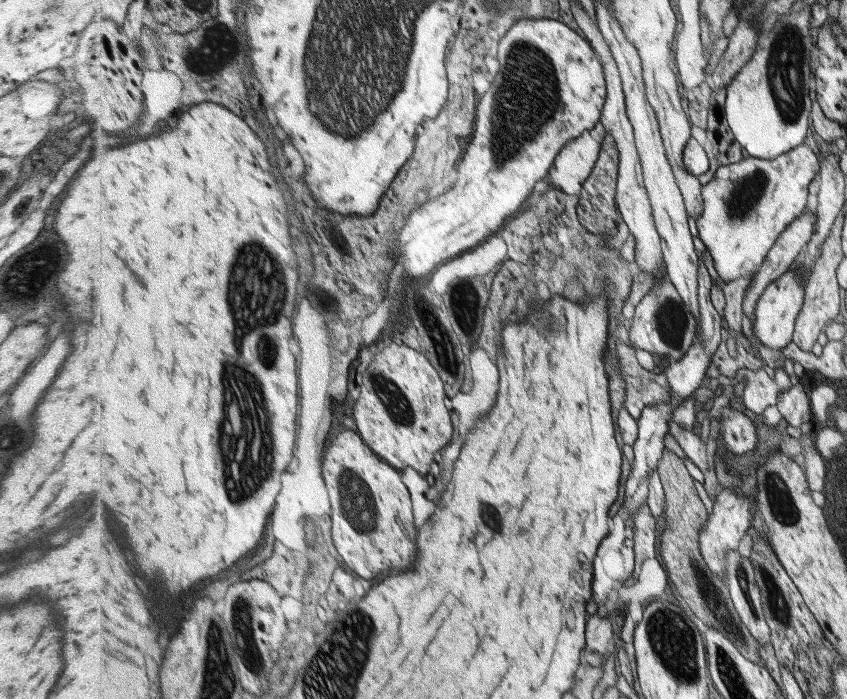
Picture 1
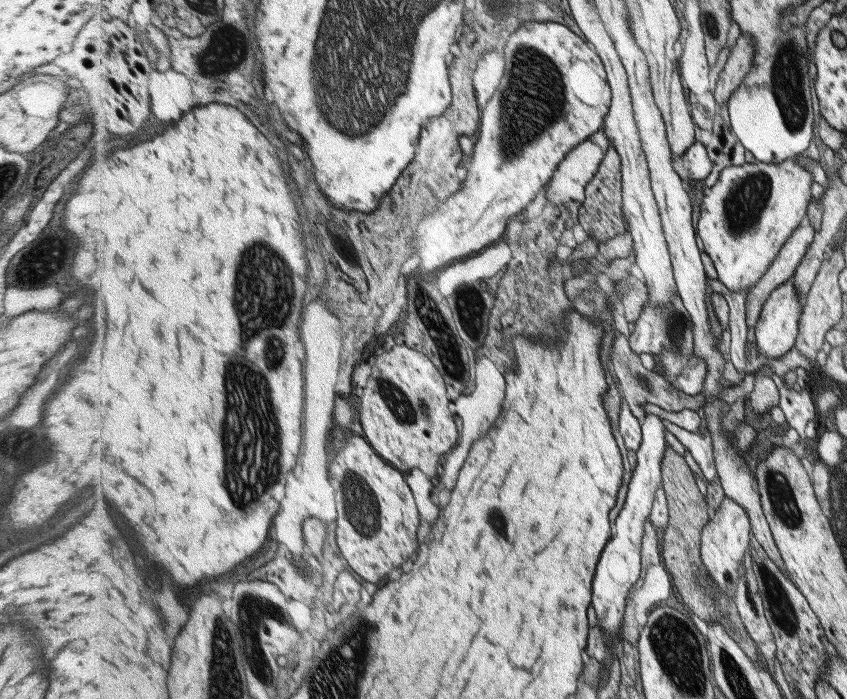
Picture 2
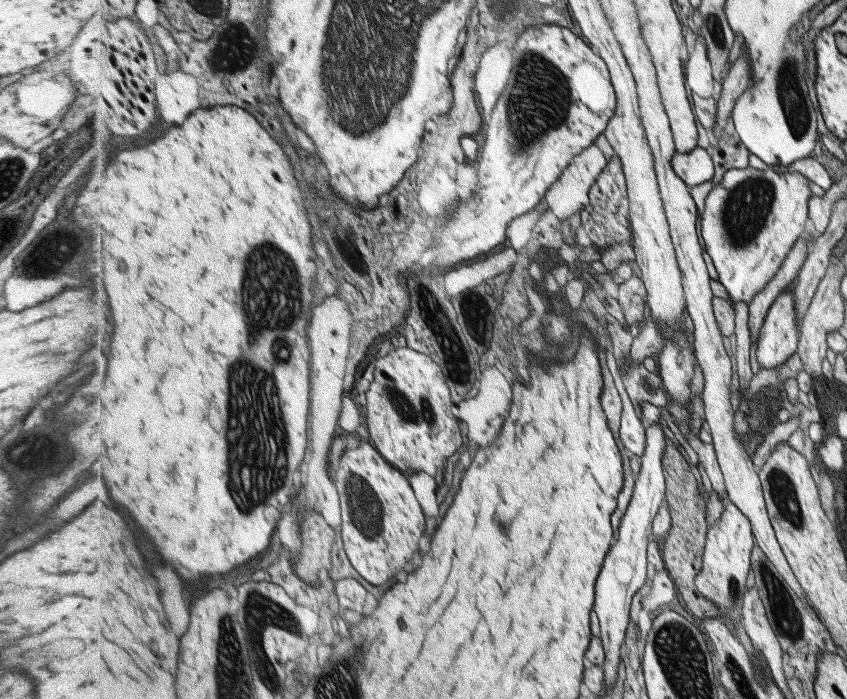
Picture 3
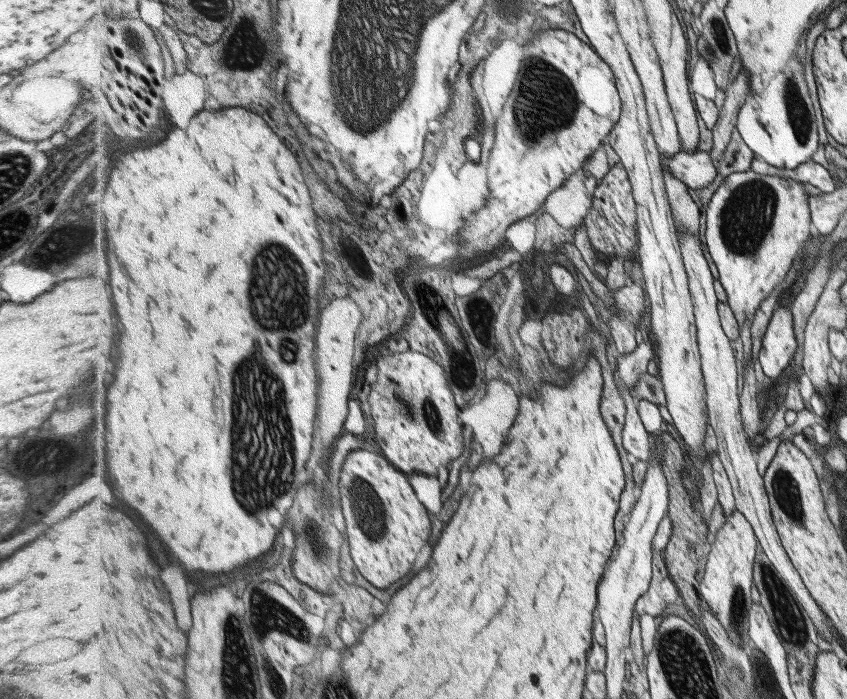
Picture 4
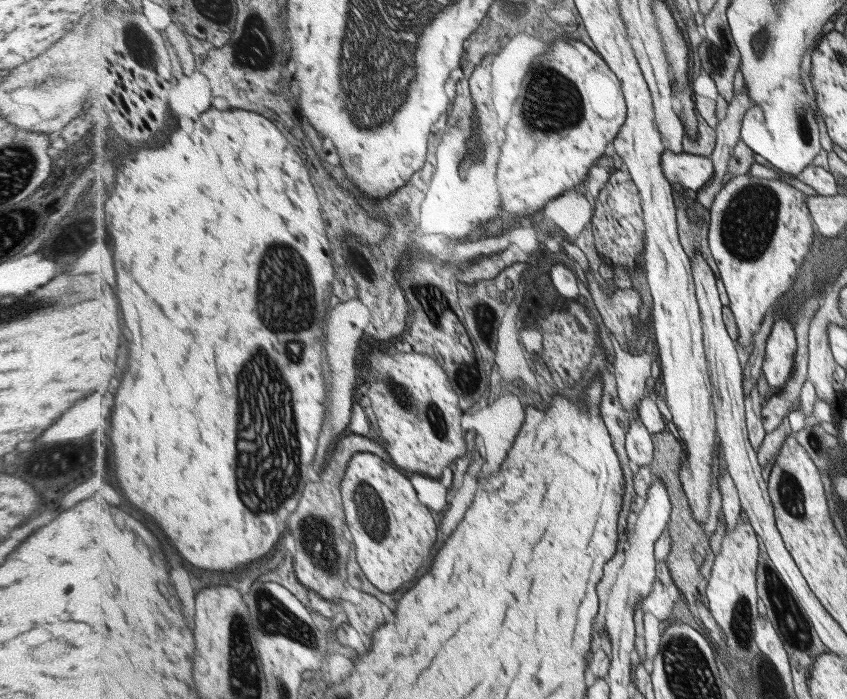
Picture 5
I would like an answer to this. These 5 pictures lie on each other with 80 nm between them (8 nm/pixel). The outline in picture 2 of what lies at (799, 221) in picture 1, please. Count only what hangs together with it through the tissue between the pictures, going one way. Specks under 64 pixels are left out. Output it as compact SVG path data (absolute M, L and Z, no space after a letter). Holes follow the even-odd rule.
M808 223L798 226L791 236L783 243L781 250L759 278L759 282L748 293L746 304L748 325L756 330L759 322L761 307L772 290L783 284L794 273L795 267L803 258L809 244L811 244L814 228Z

